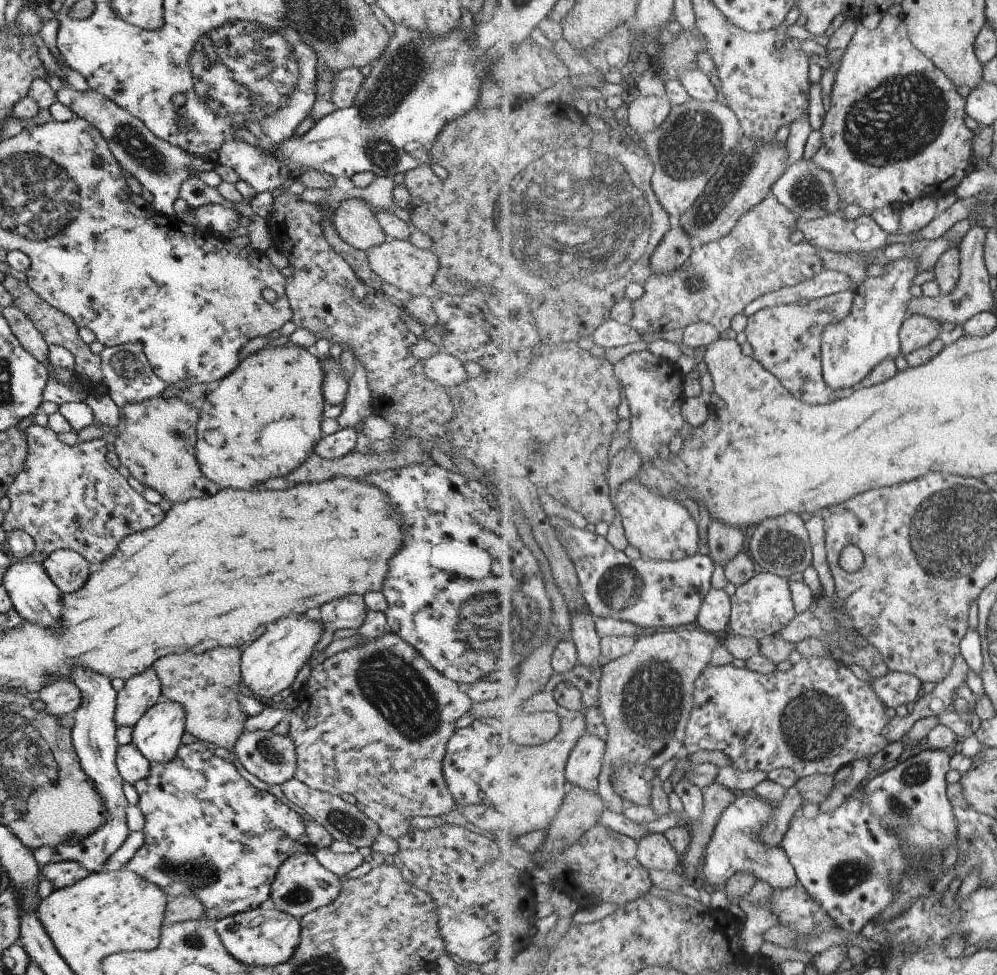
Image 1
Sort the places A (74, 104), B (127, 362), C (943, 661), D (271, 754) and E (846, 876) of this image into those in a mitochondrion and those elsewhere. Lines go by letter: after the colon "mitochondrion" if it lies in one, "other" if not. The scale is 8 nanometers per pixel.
A: other
B: mitochondrion
C: other
D: mitochondrion
E: mitochondrion

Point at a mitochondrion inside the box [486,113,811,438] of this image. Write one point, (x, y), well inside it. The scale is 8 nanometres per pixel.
(711, 208)

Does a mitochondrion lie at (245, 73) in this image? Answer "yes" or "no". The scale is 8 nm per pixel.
yes

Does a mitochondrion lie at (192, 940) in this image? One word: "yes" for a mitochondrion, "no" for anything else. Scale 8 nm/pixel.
yes

